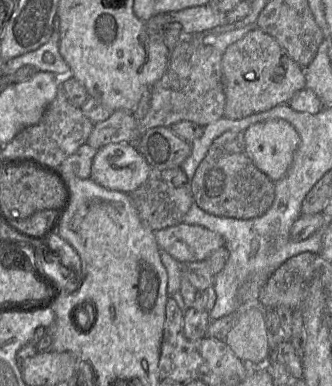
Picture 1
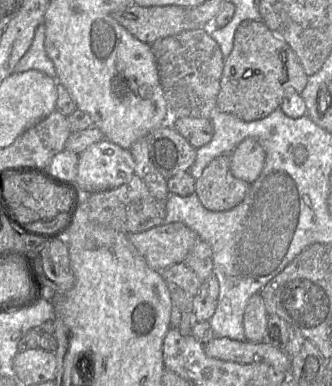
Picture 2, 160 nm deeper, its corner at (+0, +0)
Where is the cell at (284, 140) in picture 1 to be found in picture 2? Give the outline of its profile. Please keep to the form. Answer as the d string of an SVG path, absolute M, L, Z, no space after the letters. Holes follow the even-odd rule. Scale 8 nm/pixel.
M253 138L244 139L230 154L230 170L235 178L252 184L261 174L266 159L262 146Z

